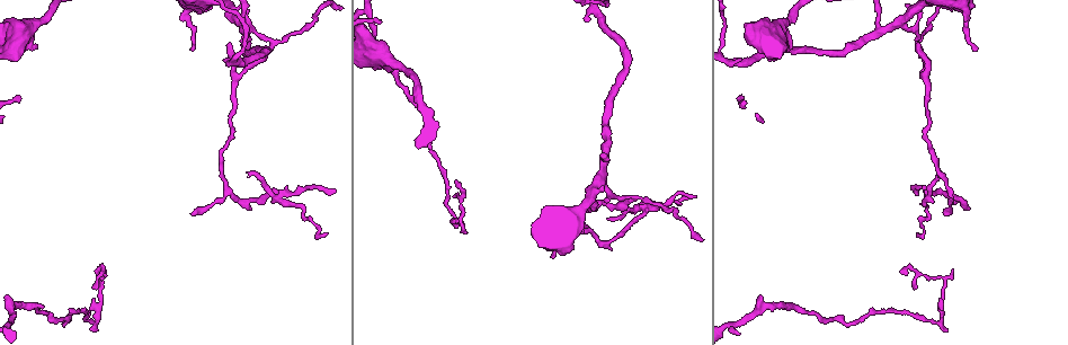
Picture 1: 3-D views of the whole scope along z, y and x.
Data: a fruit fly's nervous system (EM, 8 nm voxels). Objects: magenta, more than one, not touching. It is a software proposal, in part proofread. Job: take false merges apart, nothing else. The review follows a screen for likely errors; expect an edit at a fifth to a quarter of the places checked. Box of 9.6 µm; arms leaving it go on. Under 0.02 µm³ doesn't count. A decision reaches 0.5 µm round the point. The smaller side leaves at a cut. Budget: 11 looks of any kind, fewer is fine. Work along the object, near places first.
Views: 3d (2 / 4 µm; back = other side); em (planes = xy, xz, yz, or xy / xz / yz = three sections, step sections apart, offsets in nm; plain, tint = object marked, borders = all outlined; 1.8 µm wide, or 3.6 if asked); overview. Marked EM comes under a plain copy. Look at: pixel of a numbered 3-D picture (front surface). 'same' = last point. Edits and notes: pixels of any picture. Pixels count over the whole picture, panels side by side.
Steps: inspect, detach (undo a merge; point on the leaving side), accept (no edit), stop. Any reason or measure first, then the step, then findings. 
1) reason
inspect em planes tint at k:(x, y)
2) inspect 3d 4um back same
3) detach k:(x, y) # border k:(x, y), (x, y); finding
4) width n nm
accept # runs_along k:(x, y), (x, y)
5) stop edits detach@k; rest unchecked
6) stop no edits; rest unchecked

inspect em 3.6um yz step 4 tint at 1:(940, 320)

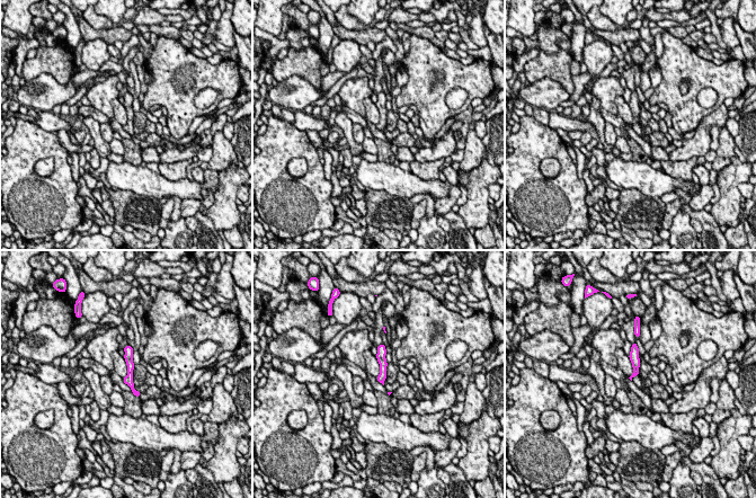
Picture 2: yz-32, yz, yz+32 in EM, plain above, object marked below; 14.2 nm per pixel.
cut it another way
inspect em 3.6um planes tint same

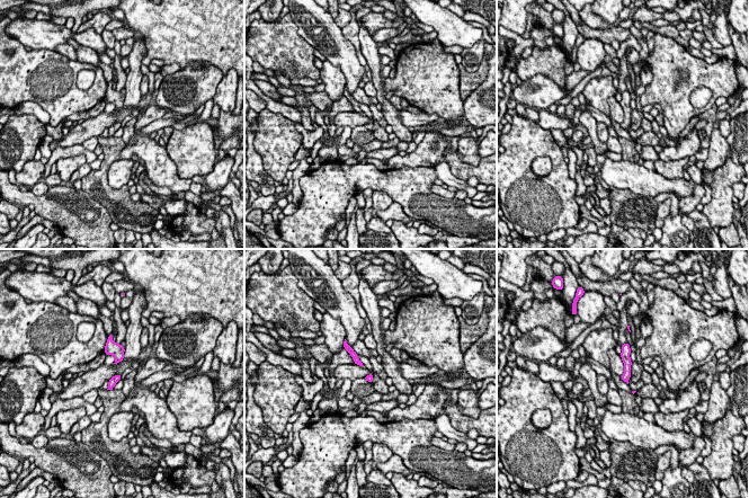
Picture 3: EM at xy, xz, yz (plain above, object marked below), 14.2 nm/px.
width 100 nm
accept # continuous, no second neuron

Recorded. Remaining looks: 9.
thick turns thin
inspect 3d 4um at 1:(781, 30)

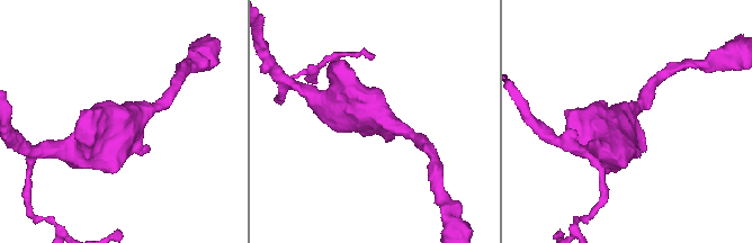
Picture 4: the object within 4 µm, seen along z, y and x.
arm_widths 190, 600 nm; need the tissue
inspect em 3.6um planes tint at 4:(627, 118)

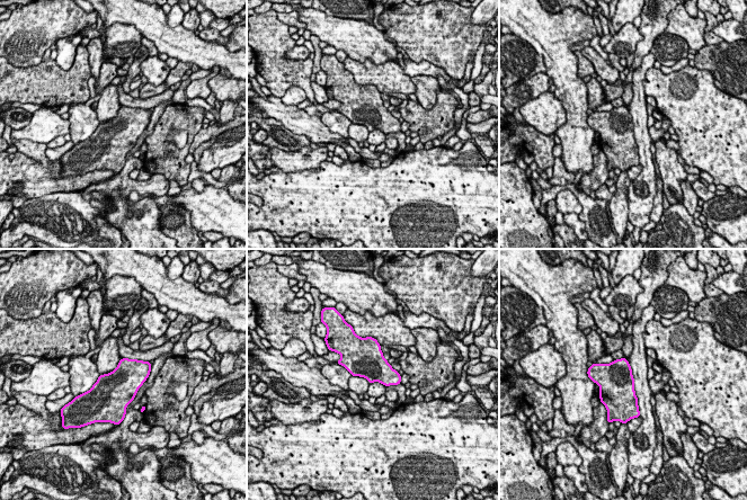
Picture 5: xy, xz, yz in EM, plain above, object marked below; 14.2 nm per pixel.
accept # all the same neuron

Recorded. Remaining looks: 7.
three arms meet
inspect em 3.6um yz step 4 tint at 1:(237, 21)

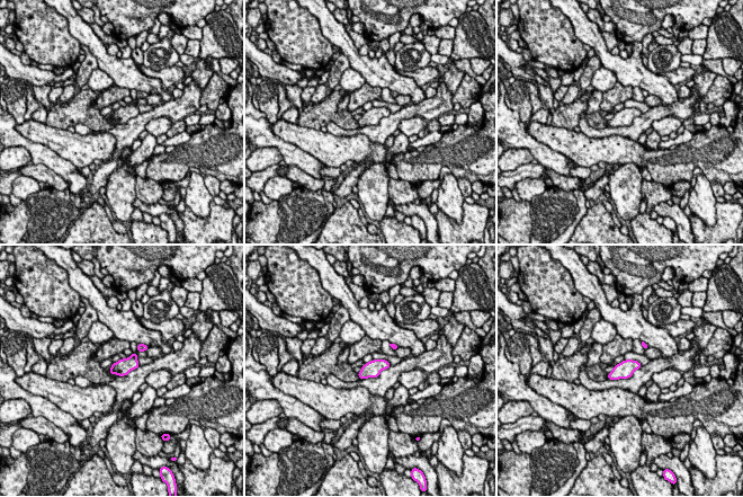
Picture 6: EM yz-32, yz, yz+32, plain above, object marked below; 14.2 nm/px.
inspect em 3.6um planes borders same

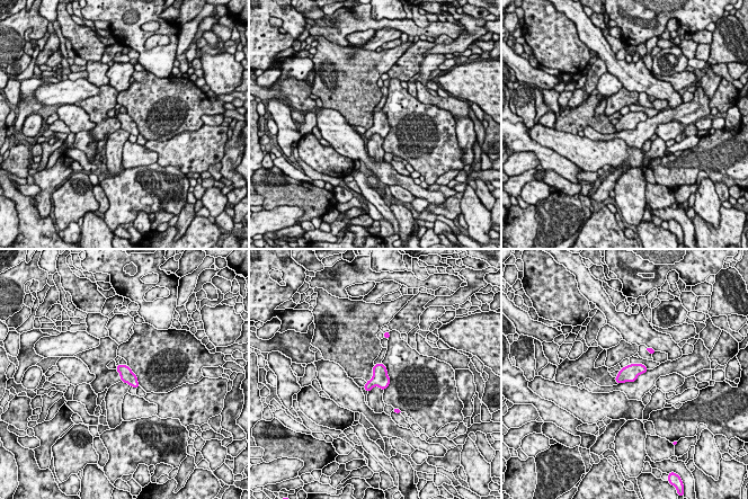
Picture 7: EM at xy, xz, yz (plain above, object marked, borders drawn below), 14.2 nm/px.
width 190 nm
accept # all the same neuron

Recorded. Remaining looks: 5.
sharp bend
inspect em 3.6um planes tint at 1:(936, 191)

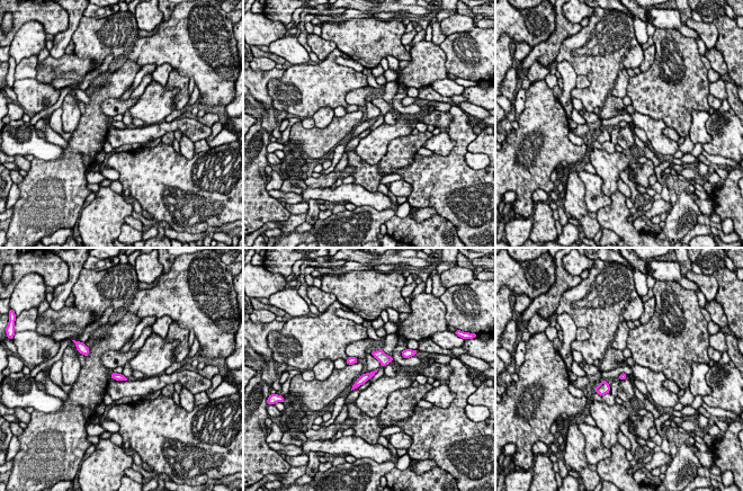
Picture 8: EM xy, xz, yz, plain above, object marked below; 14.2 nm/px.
width 100 nm
accept # one neuron here

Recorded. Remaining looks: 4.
stop no edits; rest unchecked

